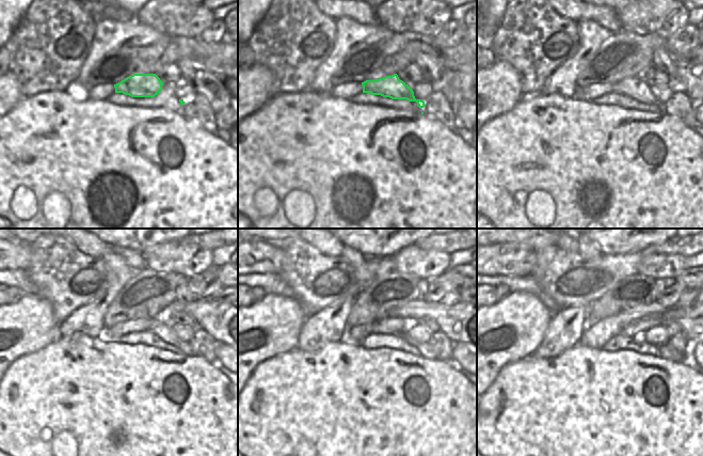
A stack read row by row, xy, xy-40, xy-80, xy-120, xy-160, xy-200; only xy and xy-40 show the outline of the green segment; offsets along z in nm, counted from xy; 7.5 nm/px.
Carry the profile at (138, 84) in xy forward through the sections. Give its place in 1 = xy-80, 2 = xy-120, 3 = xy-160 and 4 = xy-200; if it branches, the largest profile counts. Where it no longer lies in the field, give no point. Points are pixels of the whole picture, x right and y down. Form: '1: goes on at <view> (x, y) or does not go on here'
1: goes on at xy-80 (636, 89)
2: goes on at xy-120 (165, 333)
3: goes on at xy-160 (426, 350)
4: goes on at xy-200 (666, 351)

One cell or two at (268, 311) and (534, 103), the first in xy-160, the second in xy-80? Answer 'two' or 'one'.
two

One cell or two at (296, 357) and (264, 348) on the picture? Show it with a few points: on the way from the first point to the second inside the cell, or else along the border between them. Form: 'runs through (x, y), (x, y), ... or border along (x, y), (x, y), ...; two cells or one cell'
border along (297, 346), (258, 363); two cells

